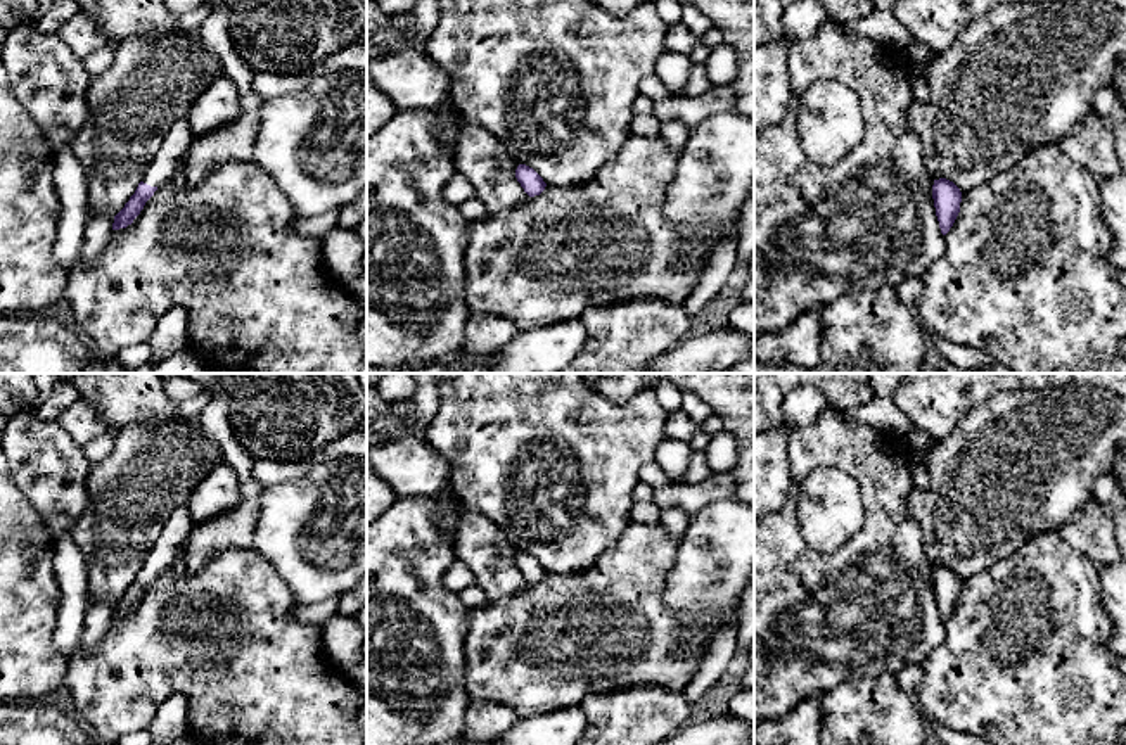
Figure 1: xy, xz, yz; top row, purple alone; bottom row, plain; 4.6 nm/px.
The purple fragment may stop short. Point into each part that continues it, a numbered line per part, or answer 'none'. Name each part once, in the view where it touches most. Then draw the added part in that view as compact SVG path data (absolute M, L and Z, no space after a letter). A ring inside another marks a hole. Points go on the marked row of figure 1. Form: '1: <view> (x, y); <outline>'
1: xy (177, 140); M185 118L176 119L166 131L163 143L142 181L150 187L161 187L171 180L175 168L185 157L192 142L194 135L189 121Z

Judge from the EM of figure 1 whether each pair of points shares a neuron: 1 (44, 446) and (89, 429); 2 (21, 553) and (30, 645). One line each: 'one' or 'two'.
1: two
2: one

